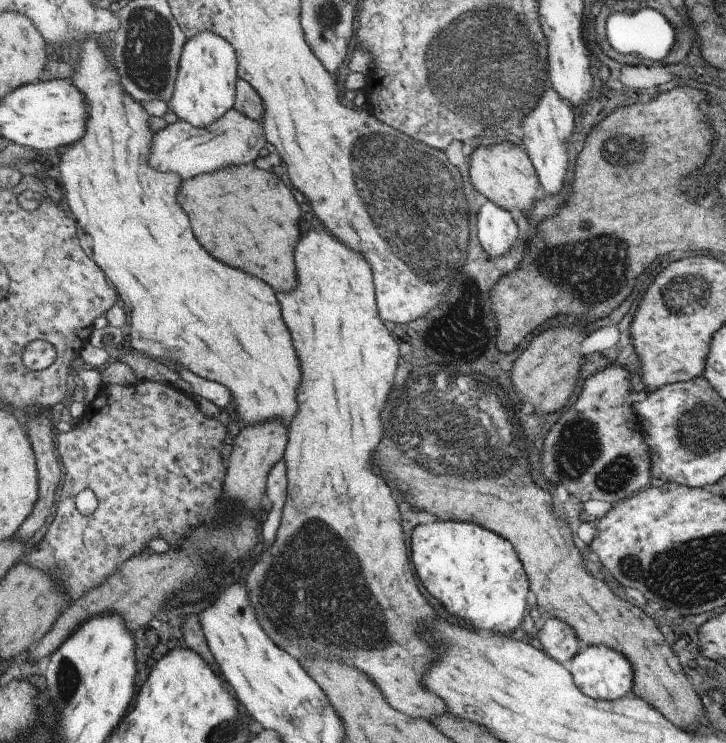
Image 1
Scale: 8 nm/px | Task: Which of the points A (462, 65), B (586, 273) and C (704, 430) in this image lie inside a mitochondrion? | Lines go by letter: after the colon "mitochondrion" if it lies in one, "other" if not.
A: mitochondrion
B: mitochondrion
C: mitochondrion

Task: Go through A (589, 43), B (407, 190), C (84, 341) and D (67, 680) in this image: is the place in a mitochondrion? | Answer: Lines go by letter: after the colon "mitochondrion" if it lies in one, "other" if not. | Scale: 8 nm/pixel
A: other
B: mitochondrion
C: other
D: mitochondrion

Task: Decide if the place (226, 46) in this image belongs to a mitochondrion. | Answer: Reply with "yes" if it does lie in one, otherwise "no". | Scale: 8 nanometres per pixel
no

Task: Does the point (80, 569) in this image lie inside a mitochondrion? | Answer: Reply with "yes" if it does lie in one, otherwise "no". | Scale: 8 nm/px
yes

